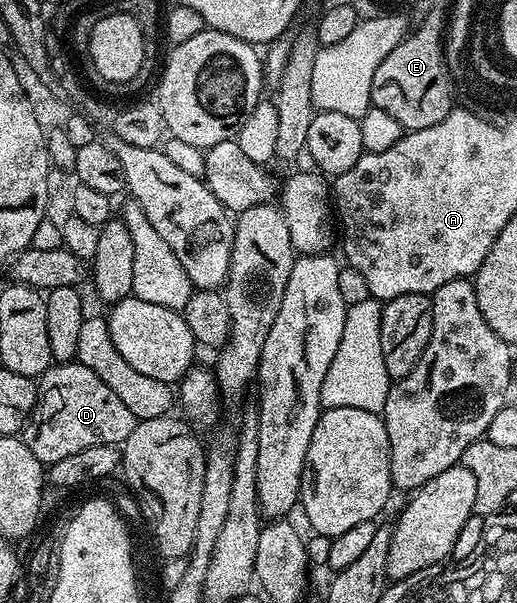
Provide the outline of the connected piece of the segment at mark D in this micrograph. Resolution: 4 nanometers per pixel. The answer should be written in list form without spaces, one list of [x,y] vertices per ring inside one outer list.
[[[78,360],[52,364],[51,367],[40,374],[37,379],[39,399],[31,410],[31,416],[27,419],[25,429],[21,437],[27,443],[27,447],[37,456],[37,460],[44,464],[50,464],[57,460],[65,460],[65,456],[73,456],[73,452],[82,452],[84,448],[93,448],[93,444],[109,444],[119,446],[134,430],[137,419],[125,403],[112,392],[105,380],[100,380],[90,368],[85,368]]]

